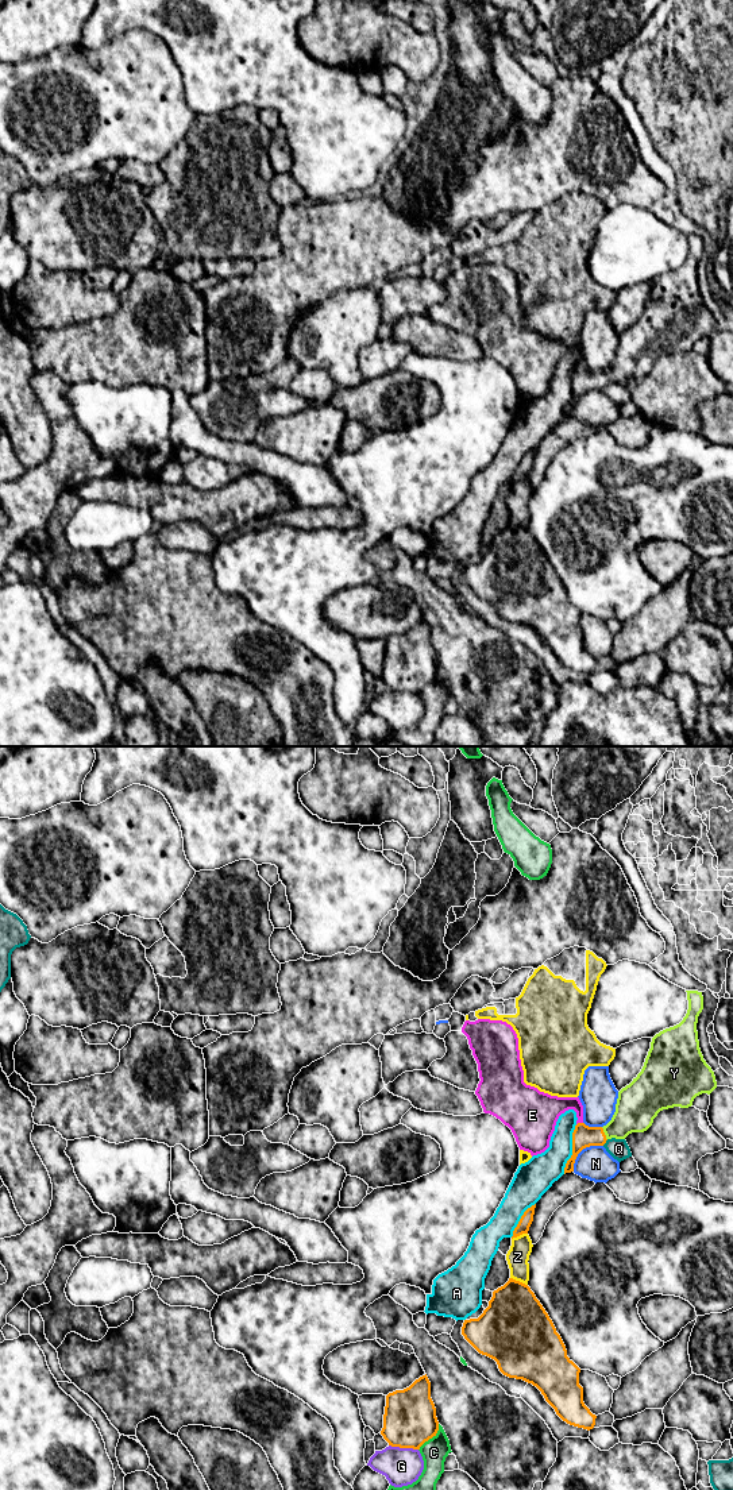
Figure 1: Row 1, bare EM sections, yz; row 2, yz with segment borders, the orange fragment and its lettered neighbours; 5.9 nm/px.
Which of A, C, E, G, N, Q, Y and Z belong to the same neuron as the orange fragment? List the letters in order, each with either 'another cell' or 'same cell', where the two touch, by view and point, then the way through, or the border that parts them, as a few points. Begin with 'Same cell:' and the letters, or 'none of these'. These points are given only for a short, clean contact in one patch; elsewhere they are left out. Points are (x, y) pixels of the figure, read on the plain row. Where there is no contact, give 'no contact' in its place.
Same cell: Y
A: another cell | yz (573, 393)
C: another cell | yz (431, 682) | along yz (439, 668), (439, 674), (419, 694)
E: another cell | yz (579, 367)
G: another cell | yz (404, 691)
N: another cell | yz (582, 393)
Q: another cell | yz (605, 386)
Y: same cell | yz (604, 378) | across yz (583, 381), (604, 378), (614, 373), (636, 351)
Z: another cell | yz (519, 525)

